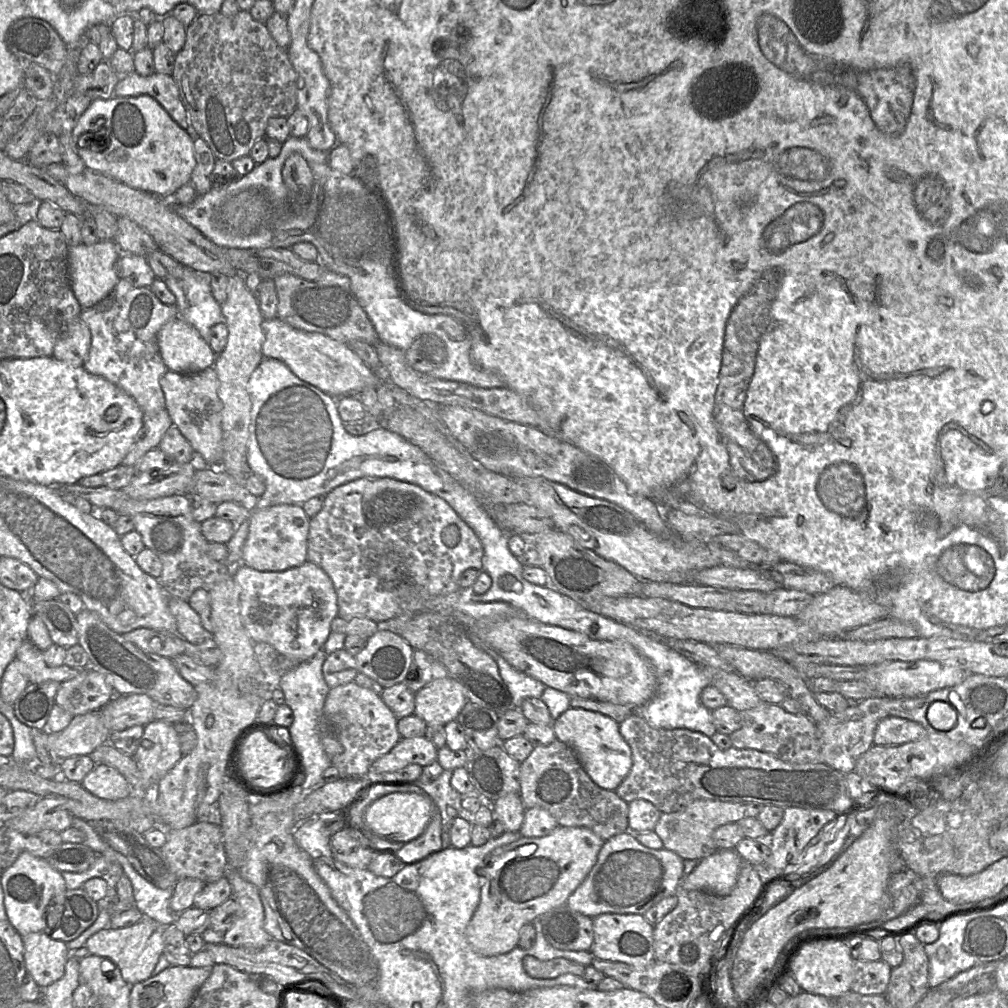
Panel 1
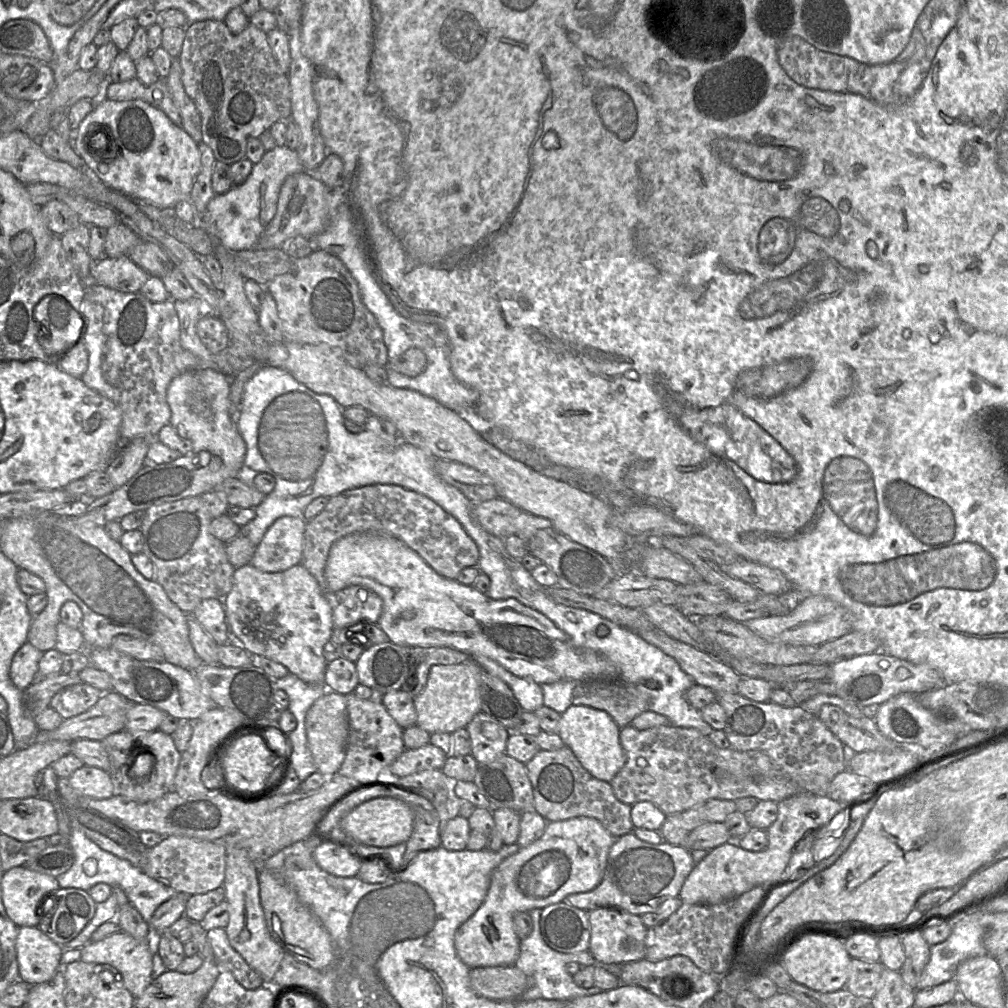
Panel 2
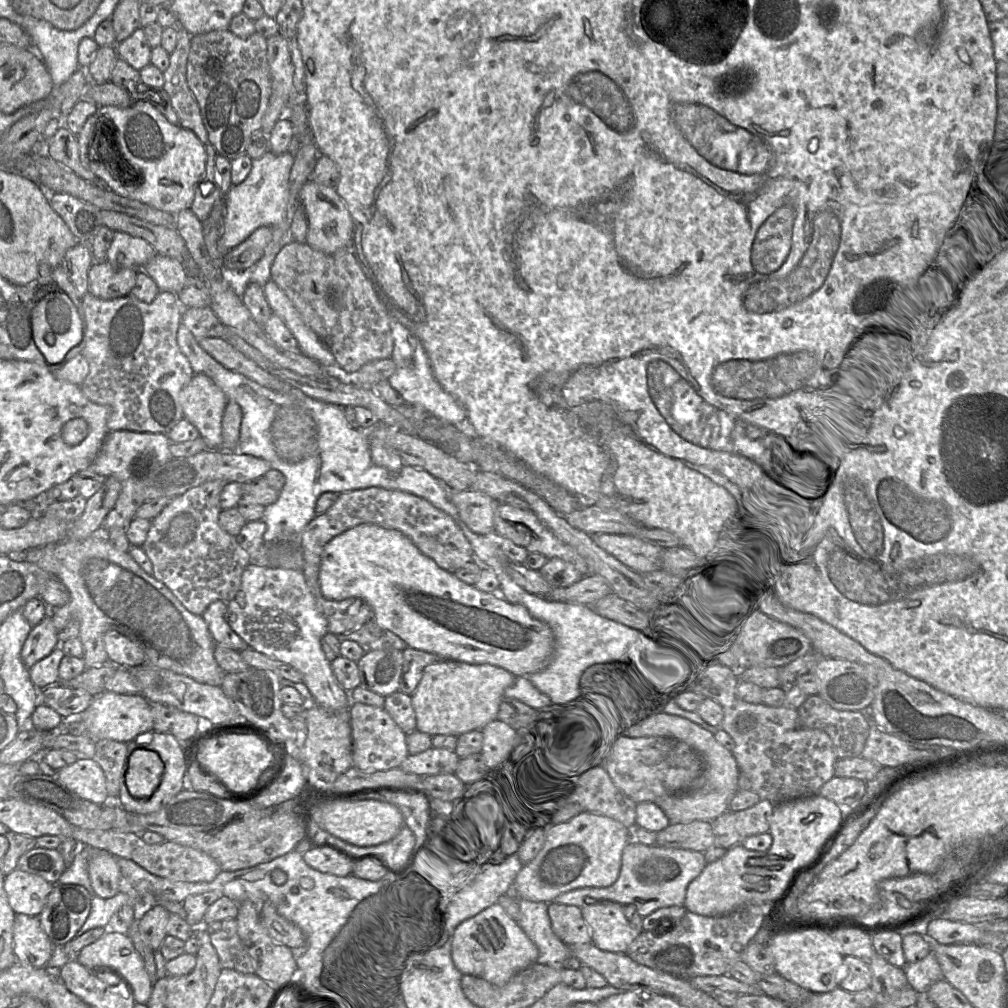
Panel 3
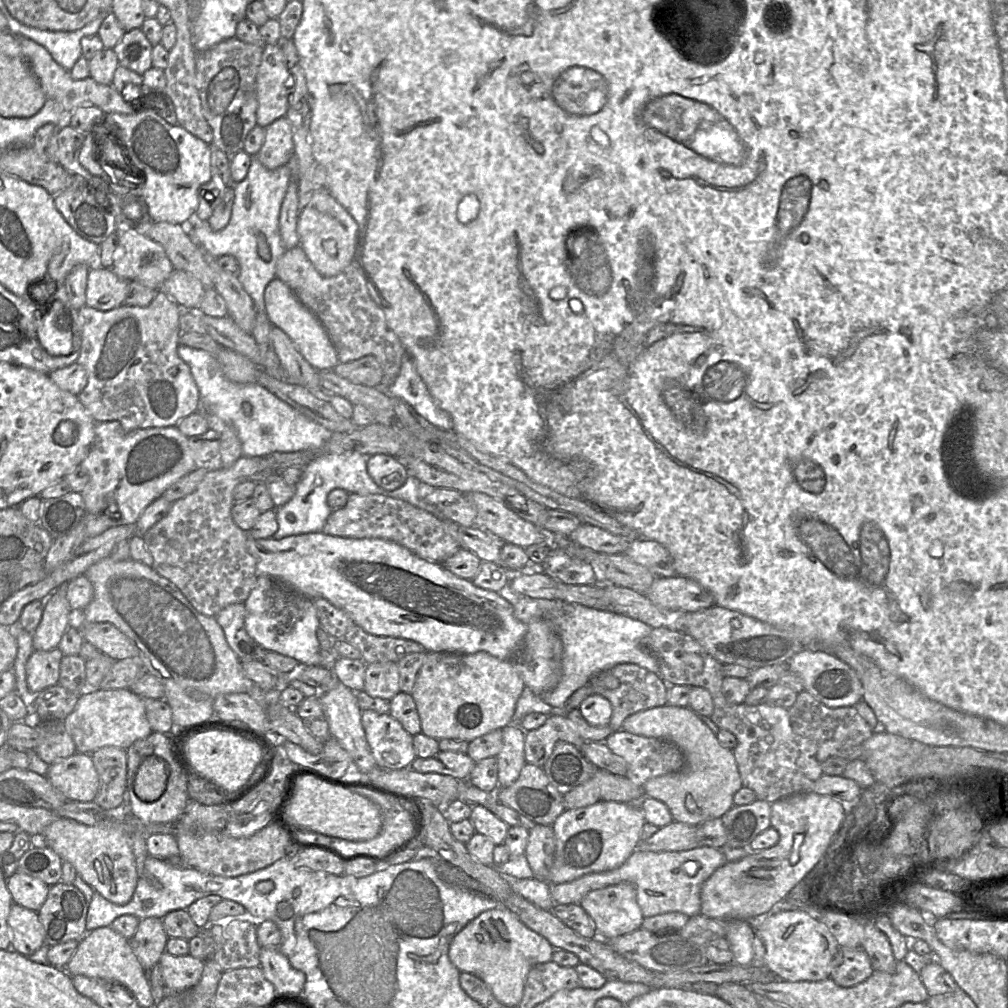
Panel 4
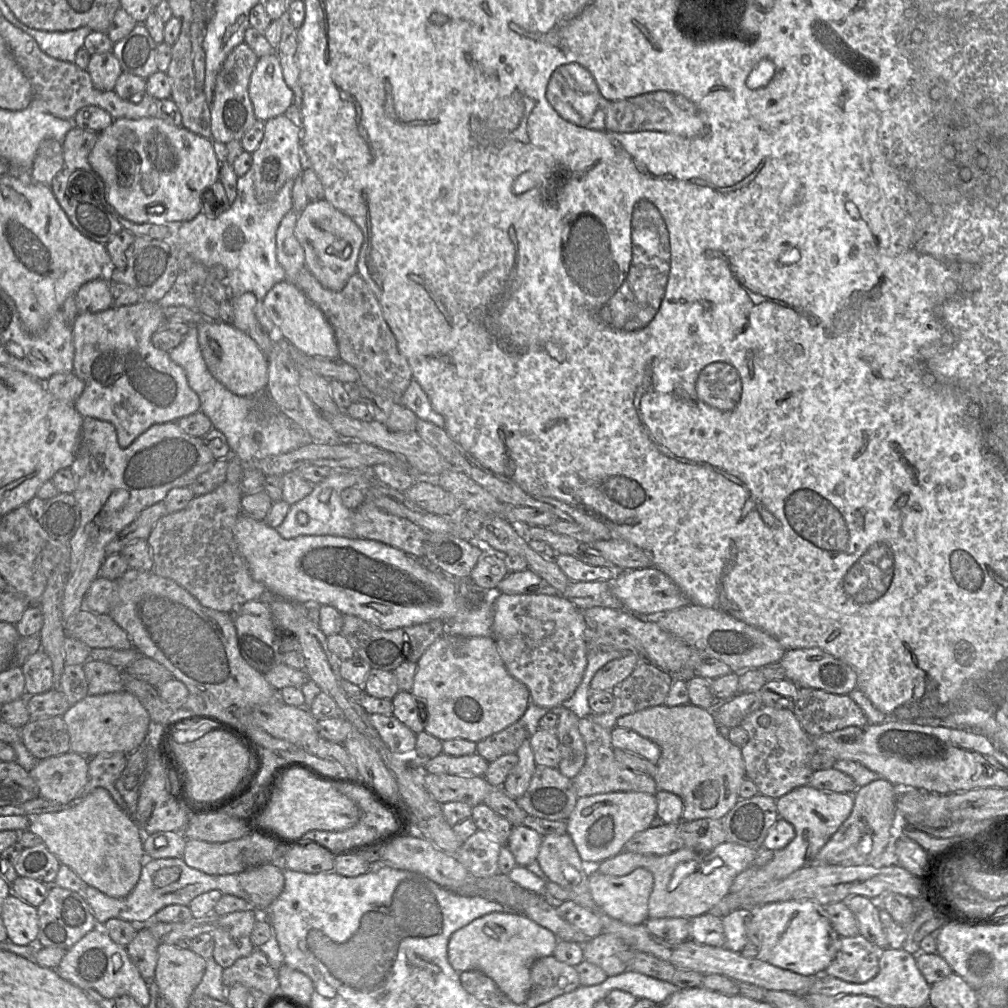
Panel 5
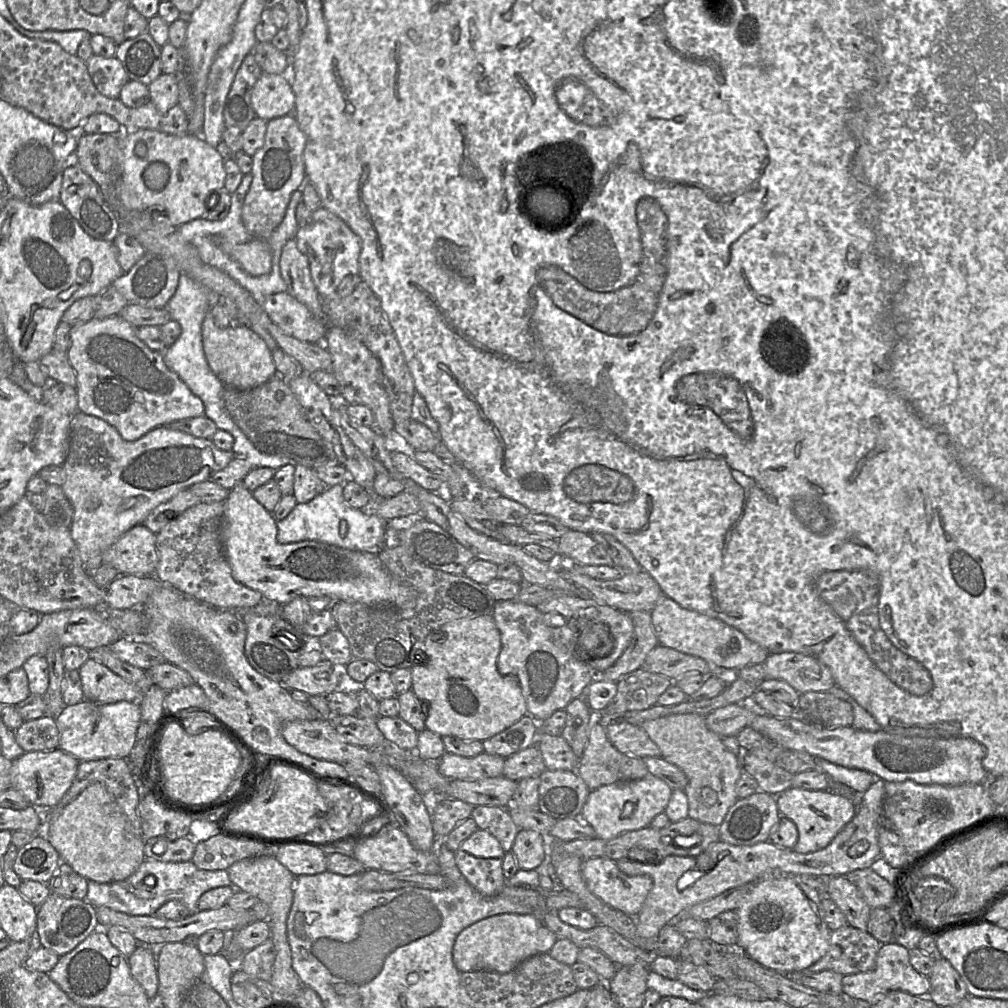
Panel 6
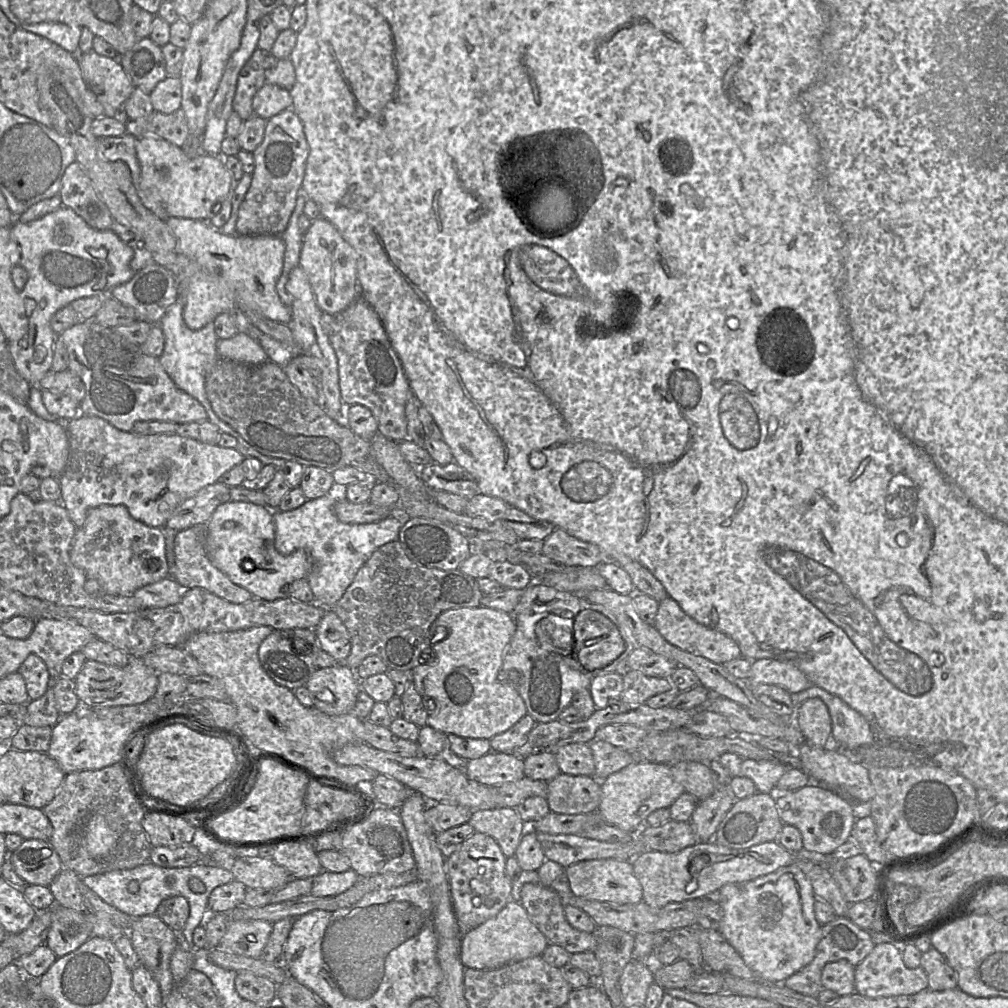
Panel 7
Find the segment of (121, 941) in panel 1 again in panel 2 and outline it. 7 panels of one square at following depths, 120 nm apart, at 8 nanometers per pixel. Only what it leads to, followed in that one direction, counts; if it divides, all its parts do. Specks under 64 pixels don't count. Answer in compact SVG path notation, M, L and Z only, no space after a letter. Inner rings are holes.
M119 931L99 941L89 941L81 949L80 960L86 963L105 964L114 967L121 975L124 987L134 998L139 997L152 982L152 944L139 941Z

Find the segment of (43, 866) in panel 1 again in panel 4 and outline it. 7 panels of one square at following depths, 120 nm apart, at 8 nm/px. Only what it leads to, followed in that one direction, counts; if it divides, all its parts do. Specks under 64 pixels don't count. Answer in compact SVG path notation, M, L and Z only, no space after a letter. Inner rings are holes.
M15 872L6 879L13 903L38 912L45 902L50 886L42 880Z

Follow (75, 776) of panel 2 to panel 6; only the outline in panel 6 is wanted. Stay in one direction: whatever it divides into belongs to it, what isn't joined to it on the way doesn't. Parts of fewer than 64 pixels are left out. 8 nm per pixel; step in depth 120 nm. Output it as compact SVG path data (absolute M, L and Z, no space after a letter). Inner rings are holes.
M60 748L52 751L25 752L13 760L10 770L10 787L18 790L29 804L40 811L56 806L71 787L80 761Z

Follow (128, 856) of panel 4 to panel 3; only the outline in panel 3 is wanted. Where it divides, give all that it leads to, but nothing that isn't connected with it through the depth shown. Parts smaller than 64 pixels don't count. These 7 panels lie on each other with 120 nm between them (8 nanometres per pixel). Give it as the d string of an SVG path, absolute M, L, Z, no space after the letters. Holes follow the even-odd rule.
M88 848L88 874L94 893L111 898L122 889L122 875L117 858L97 848Z

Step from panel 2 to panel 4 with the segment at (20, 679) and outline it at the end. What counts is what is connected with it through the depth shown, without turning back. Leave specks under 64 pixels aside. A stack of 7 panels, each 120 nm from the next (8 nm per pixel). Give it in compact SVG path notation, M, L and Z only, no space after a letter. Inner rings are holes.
M62 583L45 601L40 624L32 633L34 650L49 651L58 648L65 631L72 626L72 620L82 610L72 610L67 600L68 583Z

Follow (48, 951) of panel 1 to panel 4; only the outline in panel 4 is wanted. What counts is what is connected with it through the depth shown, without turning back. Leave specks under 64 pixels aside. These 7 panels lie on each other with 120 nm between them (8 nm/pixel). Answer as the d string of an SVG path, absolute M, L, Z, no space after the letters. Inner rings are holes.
M13 903L7 922L12 950L28 957L44 945L44 929L38 912Z

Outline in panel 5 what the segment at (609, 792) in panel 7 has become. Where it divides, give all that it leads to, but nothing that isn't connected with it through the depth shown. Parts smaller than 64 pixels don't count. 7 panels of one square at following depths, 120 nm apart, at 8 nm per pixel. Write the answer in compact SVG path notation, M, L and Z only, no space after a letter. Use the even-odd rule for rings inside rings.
M610 792L578 798L567 819L567 834L588 866L597 866L623 851L625 843L636 833L649 828L657 813L655 794L644 792Z

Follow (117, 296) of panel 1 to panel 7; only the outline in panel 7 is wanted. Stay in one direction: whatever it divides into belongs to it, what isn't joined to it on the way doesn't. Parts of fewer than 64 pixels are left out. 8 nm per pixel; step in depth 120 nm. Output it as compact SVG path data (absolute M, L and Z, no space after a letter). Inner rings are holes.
M80 321L61 332L69 355L68 369L82 380L85 397L80 414L100 417L119 430L131 432L139 421L192 423L208 419L205 408L169 377L158 357L142 353L140 346L94 321Z

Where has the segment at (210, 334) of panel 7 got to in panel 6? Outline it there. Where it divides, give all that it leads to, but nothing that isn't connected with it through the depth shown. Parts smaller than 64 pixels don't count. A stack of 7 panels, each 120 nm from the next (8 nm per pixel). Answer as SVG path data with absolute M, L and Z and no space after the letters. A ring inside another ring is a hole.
M181 273L178 286L167 304L171 320L177 321L182 329L178 339L163 352L165 364L175 372L182 381L188 386L193 394L199 397L204 404L204 415L211 419L219 430L230 433L234 438L232 452L235 457L247 460L253 468L268 467L277 470L289 464L286 458L267 455L258 451L241 429L234 423L229 416L223 403L224 384L213 373L205 358L202 343L202 323L208 309L208 289L196 280Z

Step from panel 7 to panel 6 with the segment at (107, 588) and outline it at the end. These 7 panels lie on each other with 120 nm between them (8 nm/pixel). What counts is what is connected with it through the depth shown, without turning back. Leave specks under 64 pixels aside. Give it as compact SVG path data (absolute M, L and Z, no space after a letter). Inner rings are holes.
M136 525L122 535L102 555L102 564L110 564L120 575L154 576L159 556L156 534L144 525Z

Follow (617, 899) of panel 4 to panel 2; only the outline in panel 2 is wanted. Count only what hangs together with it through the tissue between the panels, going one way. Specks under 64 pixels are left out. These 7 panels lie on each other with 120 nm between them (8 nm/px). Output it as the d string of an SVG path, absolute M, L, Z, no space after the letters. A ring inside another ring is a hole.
M599 907L587 912L590 923L589 952L600 965L622 965L645 959L647 929L638 915L611 908Z

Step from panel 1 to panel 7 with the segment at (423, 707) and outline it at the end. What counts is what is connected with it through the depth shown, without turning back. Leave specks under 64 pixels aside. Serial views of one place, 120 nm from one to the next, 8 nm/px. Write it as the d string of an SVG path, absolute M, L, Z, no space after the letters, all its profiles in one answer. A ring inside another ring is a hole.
M484 606L449 609L433 621L425 638L428 663L409 672L428 712L426 725L446 735L490 740L527 714L517 690L498 680L505 649L516 629L512 614Z

